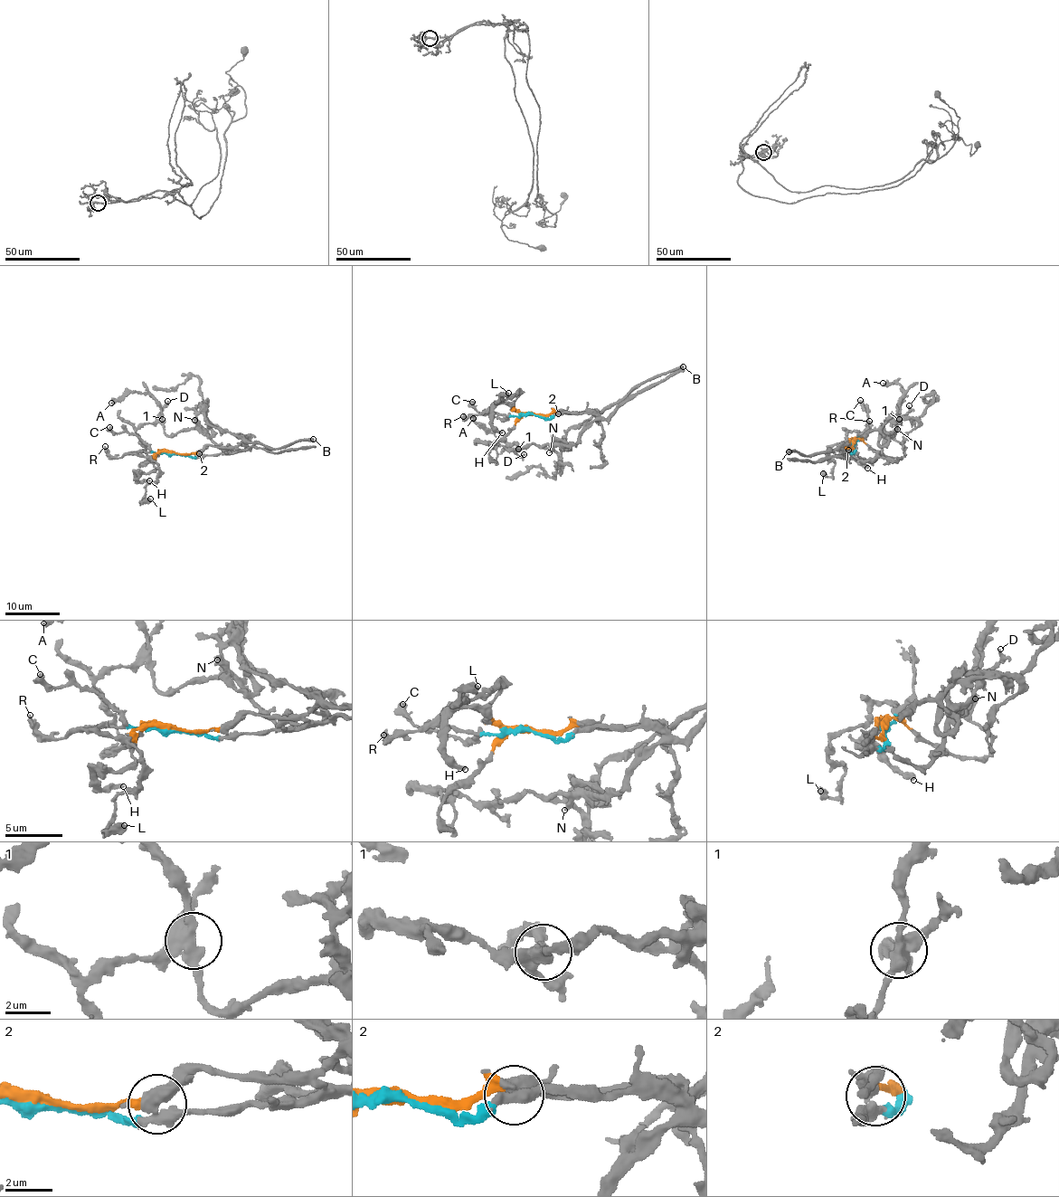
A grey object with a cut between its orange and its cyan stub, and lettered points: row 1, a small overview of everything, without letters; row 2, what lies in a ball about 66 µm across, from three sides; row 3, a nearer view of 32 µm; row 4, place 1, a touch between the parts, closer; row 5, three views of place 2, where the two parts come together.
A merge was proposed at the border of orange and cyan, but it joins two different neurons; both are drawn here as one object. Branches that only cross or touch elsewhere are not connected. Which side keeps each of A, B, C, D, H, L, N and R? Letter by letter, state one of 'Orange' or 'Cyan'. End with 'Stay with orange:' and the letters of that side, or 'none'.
A: Cyan
B: Orange
C: Cyan
D: Orange
H: Orange
L: Cyan
N: Cyan
R: Cyan
Stay with orange: B, D, H

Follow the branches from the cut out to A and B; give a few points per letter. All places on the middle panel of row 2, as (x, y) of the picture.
A: (533, 414), (591, 413), (595, 420), (575, 442), (519, 450), (474, 418)
B: (533, 413), (602, 412), (647, 381), (684, 366)

